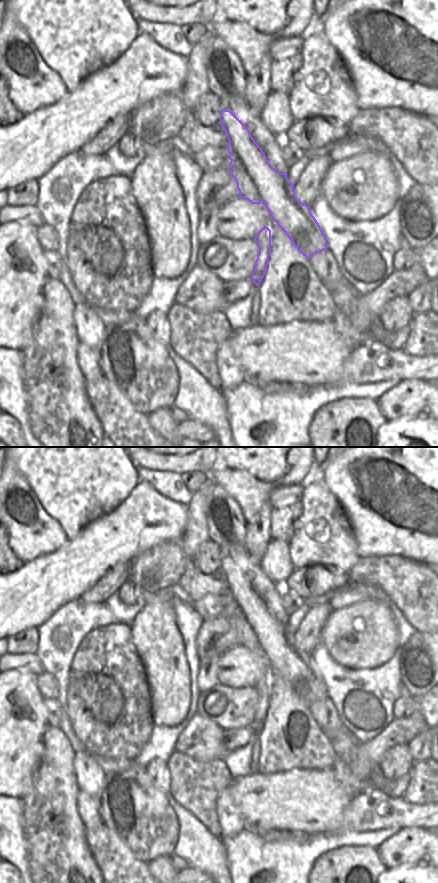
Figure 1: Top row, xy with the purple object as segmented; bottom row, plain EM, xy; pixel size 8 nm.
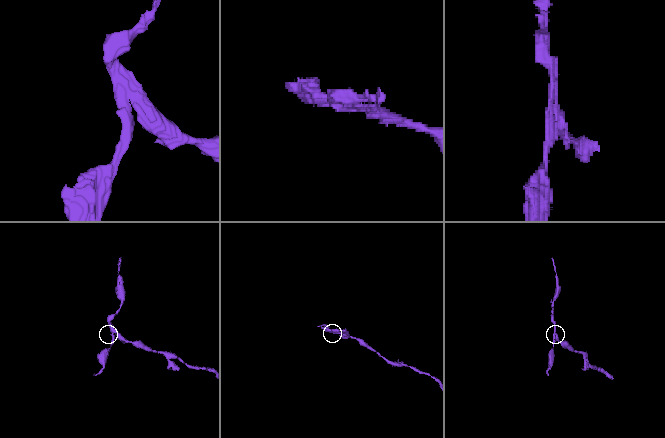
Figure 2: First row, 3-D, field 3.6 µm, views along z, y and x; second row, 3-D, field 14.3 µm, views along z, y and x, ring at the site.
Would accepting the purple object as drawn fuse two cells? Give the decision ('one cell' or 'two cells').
two cells

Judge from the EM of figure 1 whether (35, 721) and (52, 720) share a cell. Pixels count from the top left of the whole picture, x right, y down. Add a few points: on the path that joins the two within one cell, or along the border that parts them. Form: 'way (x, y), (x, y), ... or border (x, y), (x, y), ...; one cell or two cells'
border (43, 699), (46, 709), (46, 722), (49, 725); two cells

